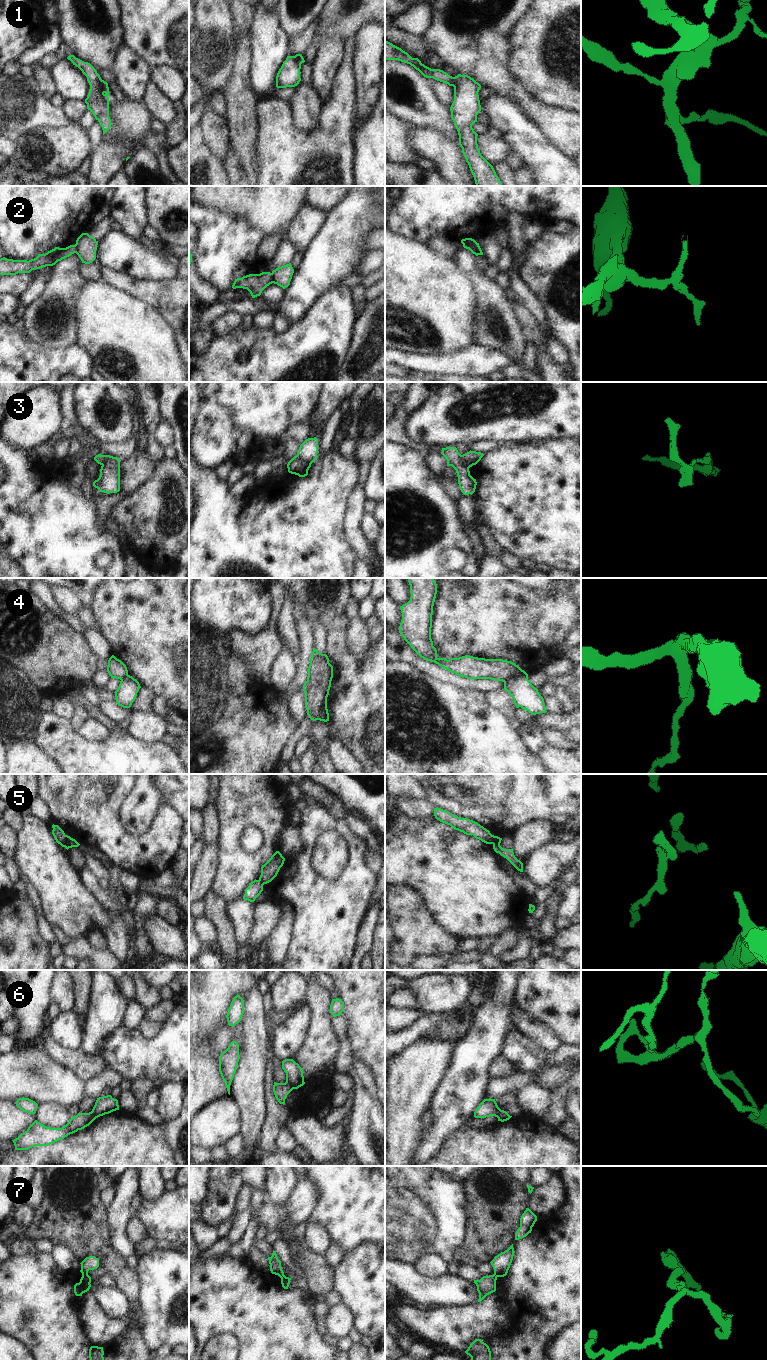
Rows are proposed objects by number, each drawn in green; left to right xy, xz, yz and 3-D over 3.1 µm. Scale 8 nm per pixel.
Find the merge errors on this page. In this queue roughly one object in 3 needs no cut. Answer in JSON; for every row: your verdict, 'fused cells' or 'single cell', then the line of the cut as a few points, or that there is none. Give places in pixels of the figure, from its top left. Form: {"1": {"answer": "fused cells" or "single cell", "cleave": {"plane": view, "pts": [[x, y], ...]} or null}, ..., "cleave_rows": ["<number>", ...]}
{"1": {"answer": "fused cells", "cleave": {"plane": "xy", "pts": [[100, 79], [100, 87], [104, 92]]}}, "2": {"answer": "fused cells", "cleave": {"plane": "xz", "pts": [[271, 273], [272, 282]]}}, "3": {"answer": "fused cells", "cleave": {"plane": "xz", "pts": [[296, 455], [300, 459], [311, 463]]}}, "4": {"answer": "fused cells", "cleave": {"plane": "yz", "pts": [[525, 672], [511, 676], [504, 682]]}}, "5": {"answer": "fused cells", "cleave": {"plane": "xy", "pts": [[65, 835], [65, 841], [69, 847]]}}, "6": {"answer": "fused cells", "cleave": {"plane": "xz", "pts": [[286, 1080], [293, 1088]]}}, "7": {"answer": "fused cells", "cleave": {"plane": "xy", "pts": [[82, 1273], [87, 1275]]}}, "cleave_rows": ["1", "2", "3", "4", "5", "6", "7"]}

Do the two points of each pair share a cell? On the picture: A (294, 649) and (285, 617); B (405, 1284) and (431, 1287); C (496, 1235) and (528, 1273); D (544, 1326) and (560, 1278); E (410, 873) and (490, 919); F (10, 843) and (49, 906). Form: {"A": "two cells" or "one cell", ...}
{"A": "one cell", "B": "one cell", "C": "two cells", "D": "one cell", "E": "one cell", "F": "two cells"}

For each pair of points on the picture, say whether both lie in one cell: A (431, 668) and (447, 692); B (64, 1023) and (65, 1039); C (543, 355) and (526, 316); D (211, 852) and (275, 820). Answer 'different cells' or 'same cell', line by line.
A: different cells
B: same cell
C: same cell
D: different cells

